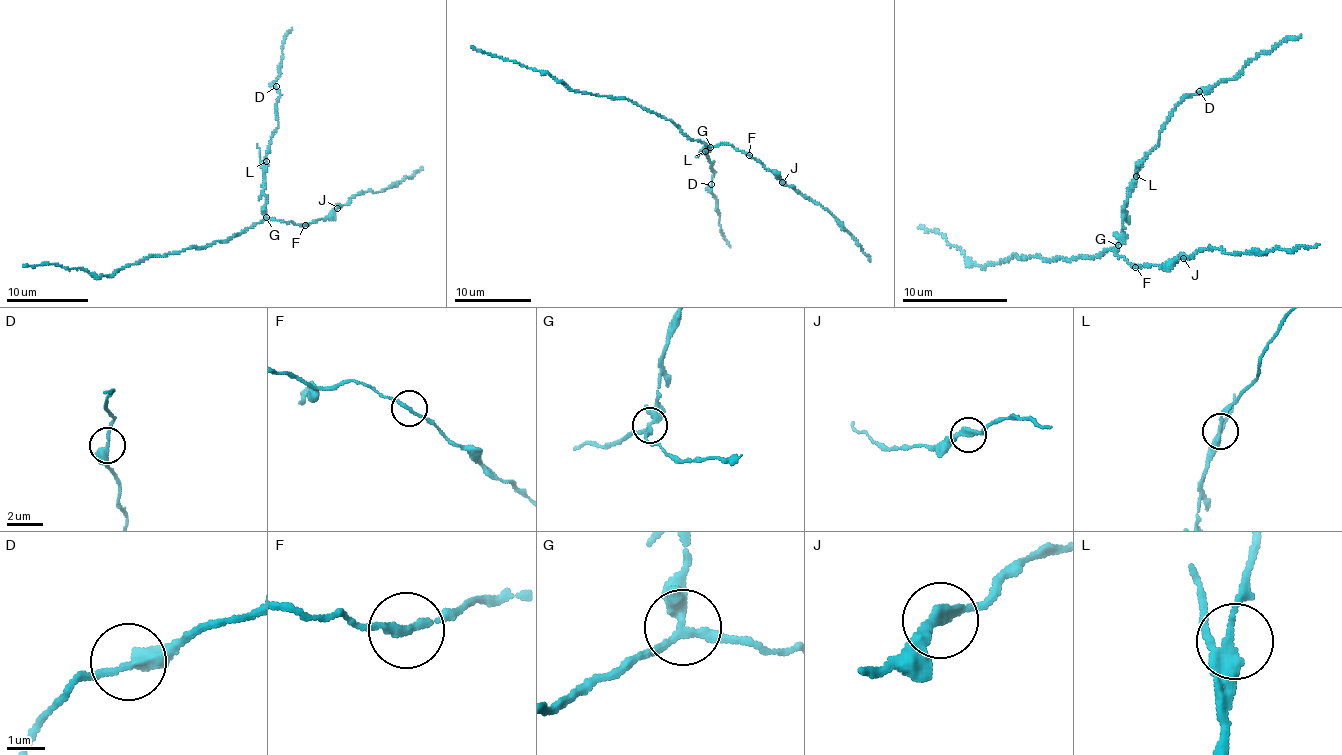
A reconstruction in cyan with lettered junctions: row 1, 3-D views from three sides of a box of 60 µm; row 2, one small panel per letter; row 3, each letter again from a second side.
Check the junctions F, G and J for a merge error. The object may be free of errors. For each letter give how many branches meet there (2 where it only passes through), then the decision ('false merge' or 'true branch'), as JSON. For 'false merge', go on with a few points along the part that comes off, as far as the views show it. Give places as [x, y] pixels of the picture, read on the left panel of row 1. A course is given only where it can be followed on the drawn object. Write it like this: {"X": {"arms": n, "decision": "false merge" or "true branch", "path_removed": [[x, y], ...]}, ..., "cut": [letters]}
{"F": {"arms": 2, "decision": "true branch"}, "G": {"arms": 4, "decision": "false merge", "path_removed": [[266, 218], [263, 168], [278, 126], [280, 94], [274, 83], [280, 76], [283, 38], [292, 27]]}, "J": {"arms": 2, "decision": "true branch"}, "cut": ["G"]}

